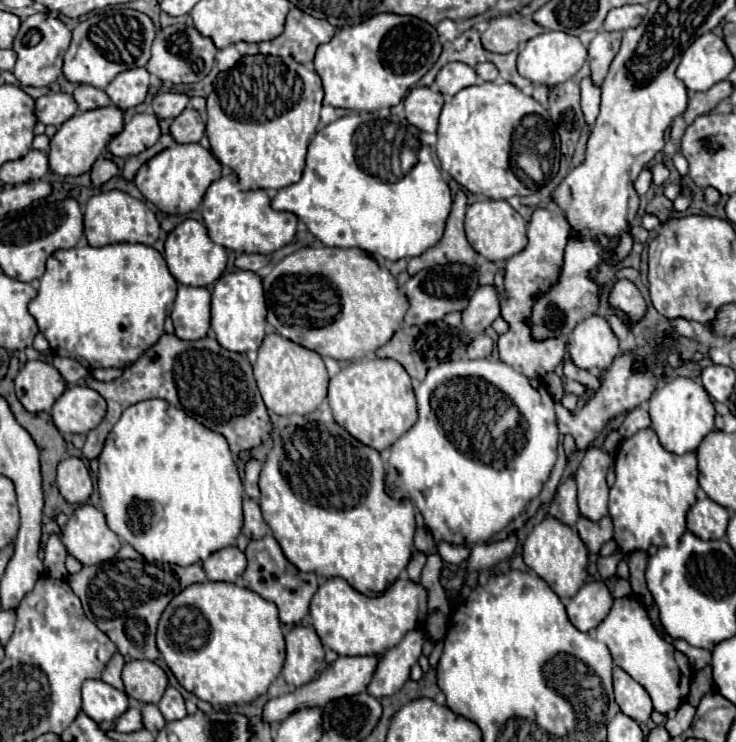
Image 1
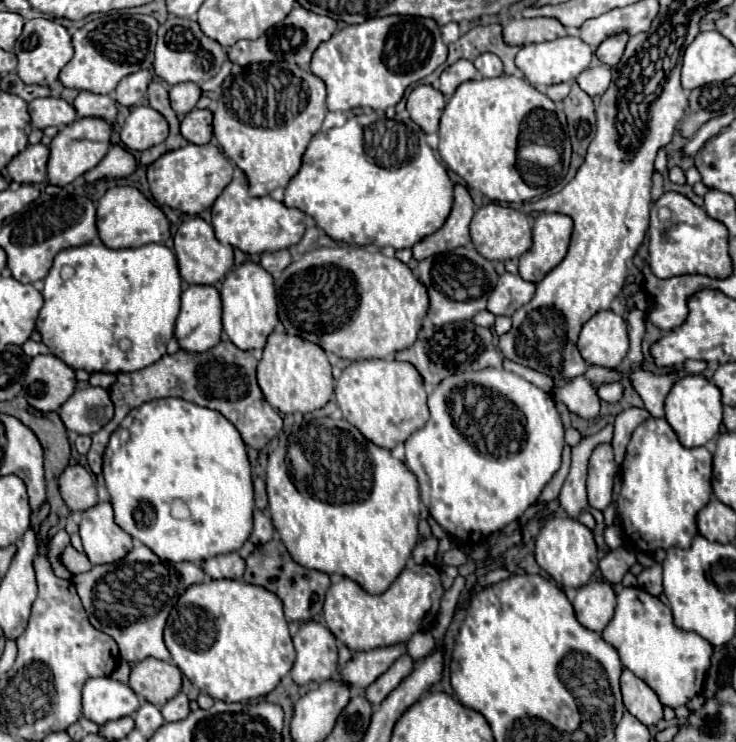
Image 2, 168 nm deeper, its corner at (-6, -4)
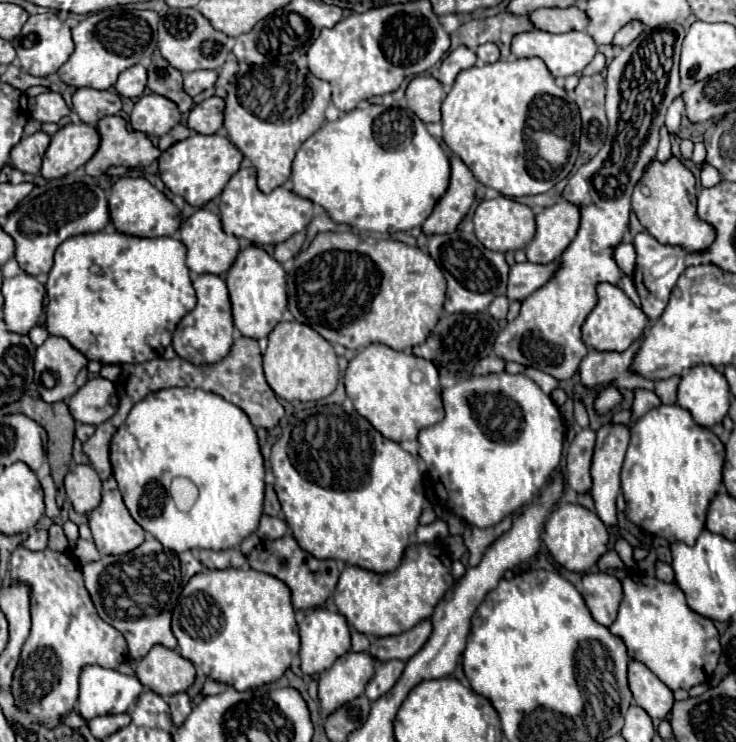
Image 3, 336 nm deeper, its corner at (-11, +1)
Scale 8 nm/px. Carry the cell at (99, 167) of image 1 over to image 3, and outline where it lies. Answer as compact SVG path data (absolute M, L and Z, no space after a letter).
M106 116L100 120L98 132L102 142L98 152L84 166L88 176L100 176L110 166L146 168L160 156L160 150L148 140L148 136L142 132L130 132L126 120L120 116Z

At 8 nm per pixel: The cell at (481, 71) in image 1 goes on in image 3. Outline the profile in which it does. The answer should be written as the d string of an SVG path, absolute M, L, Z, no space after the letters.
M482 44L482 46L476 50L476 54L478 54L478 60L480 60L482 64L494 64L494 62L500 60L500 50L498 50L496 44Z

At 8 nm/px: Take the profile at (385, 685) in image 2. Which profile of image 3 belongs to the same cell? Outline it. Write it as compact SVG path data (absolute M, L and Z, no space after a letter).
M388 660L388 662L376 666L376 672L366 686L366 696L370 698L370 702L378 700L384 692L388 692L396 684L396 680L404 672L404 666L406 666L406 662L402 662L402 660Z

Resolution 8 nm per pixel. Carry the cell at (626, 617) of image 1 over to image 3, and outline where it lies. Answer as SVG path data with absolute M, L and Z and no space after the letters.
M646 574L628 576L622 584L624 598L610 632L622 638L628 656L646 664L670 690L690 690L692 686L704 684L712 676L720 658L720 642L714 622L692 612L676 584L666 584Z

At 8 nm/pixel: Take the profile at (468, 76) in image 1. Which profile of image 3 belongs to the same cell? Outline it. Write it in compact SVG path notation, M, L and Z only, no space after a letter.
M460 46L460 48L456 48L454 52L450 52L450 54L444 58L444 62L442 62L442 66L440 66L440 76L438 76L438 80L442 82L444 88L450 88L450 86L454 84L456 76L458 76L462 70L466 70L466 68L476 66L476 62L478 62L476 54L474 54L472 50L468 50L468 48L464 48L464 46Z

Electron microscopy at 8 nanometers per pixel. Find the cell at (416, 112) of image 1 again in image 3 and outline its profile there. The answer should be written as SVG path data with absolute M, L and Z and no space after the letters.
M416 76L406 88L408 108L424 122L440 122L440 106L446 98L442 84L432 76Z

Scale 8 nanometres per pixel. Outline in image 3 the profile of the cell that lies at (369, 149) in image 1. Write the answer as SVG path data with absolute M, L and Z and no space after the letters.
M368 106L342 114L334 122L326 122L298 150L292 164L292 192L320 204L336 224L346 224L356 232L408 232L424 224L448 190L450 160L442 146L430 136L424 122L410 110Z

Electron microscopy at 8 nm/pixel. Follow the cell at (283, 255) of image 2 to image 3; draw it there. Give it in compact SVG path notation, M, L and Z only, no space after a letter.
M296 234L296 236L288 238L286 242L274 246L274 258L276 258L280 264L288 262L288 260L292 260L292 258L300 252L302 244L304 244L304 236L302 236L302 234Z

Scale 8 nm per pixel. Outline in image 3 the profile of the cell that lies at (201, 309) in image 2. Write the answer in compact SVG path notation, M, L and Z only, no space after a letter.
M204 274L194 278L194 290L198 296L196 308L180 320L174 332L172 346L180 358L192 364L212 364L216 360L222 360L228 354L228 348L232 346L234 326L232 326L232 314L230 314L228 288L220 276Z

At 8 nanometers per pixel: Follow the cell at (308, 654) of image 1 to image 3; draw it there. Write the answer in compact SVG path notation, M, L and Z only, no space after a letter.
M310 610L300 624L300 668L304 674L322 674L340 656L350 652L350 630L338 612Z

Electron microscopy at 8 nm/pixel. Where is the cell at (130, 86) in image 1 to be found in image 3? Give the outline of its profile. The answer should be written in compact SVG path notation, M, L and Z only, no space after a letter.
M136 64L128 70L124 70L120 76L118 76L118 82L116 82L116 92L120 96L126 96L126 98L140 98L144 88L146 88L146 68L142 64Z

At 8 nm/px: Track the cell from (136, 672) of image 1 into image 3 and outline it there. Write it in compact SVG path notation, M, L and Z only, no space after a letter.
M164 646L152 648L136 666L138 680L160 696L186 692L194 682L194 664L182 658L176 650Z

